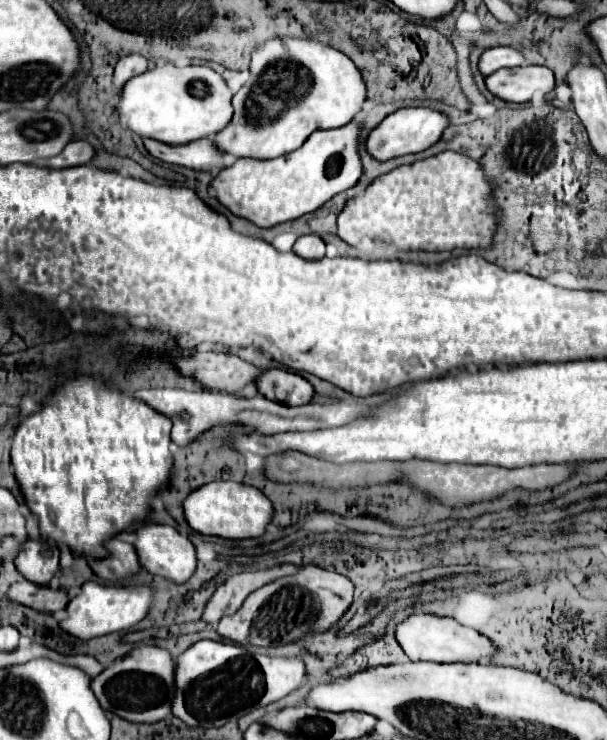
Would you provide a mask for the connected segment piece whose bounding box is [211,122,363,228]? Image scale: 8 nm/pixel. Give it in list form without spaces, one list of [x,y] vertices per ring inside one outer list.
[[[357,122],[335,130],[317,130],[301,148],[275,160],[237,160],[213,178],[211,188],[215,190],[215,198],[235,216],[245,218],[259,228],[273,228],[317,210],[335,194],[357,184],[363,172],[357,140]]]

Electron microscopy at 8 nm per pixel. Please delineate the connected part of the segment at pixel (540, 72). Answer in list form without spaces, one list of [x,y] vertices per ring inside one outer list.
[[[545,66],[501,68],[485,76],[485,86],[505,102],[529,102],[533,94],[549,94],[555,88],[555,76]]]

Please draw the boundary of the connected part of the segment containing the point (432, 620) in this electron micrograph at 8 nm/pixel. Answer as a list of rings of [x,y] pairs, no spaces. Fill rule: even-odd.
[[[417,614],[407,618],[397,626],[397,642],[411,660],[429,660],[429,662],[463,662],[463,664],[485,664],[485,658],[495,654],[493,642],[479,634],[473,628],[459,624],[453,618],[439,618],[431,614]]]

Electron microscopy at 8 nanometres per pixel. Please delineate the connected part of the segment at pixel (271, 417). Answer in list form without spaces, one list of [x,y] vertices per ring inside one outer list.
[[[151,388],[151,390],[137,390],[133,392],[137,400],[143,400],[153,410],[165,414],[173,422],[173,442],[177,446],[193,444],[205,430],[213,426],[251,426],[259,434],[277,434],[277,432],[303,432],[303,430],[321,430],[321,428],[335,428],[351,424],[365,416],[367,408],[357,404],[305,404],[299,408],[283,406],[277,402],[267,400],[265,396],[255,398],[235,398],[221,392],[207,392],[207,390],[181,390],[181,388]]]

